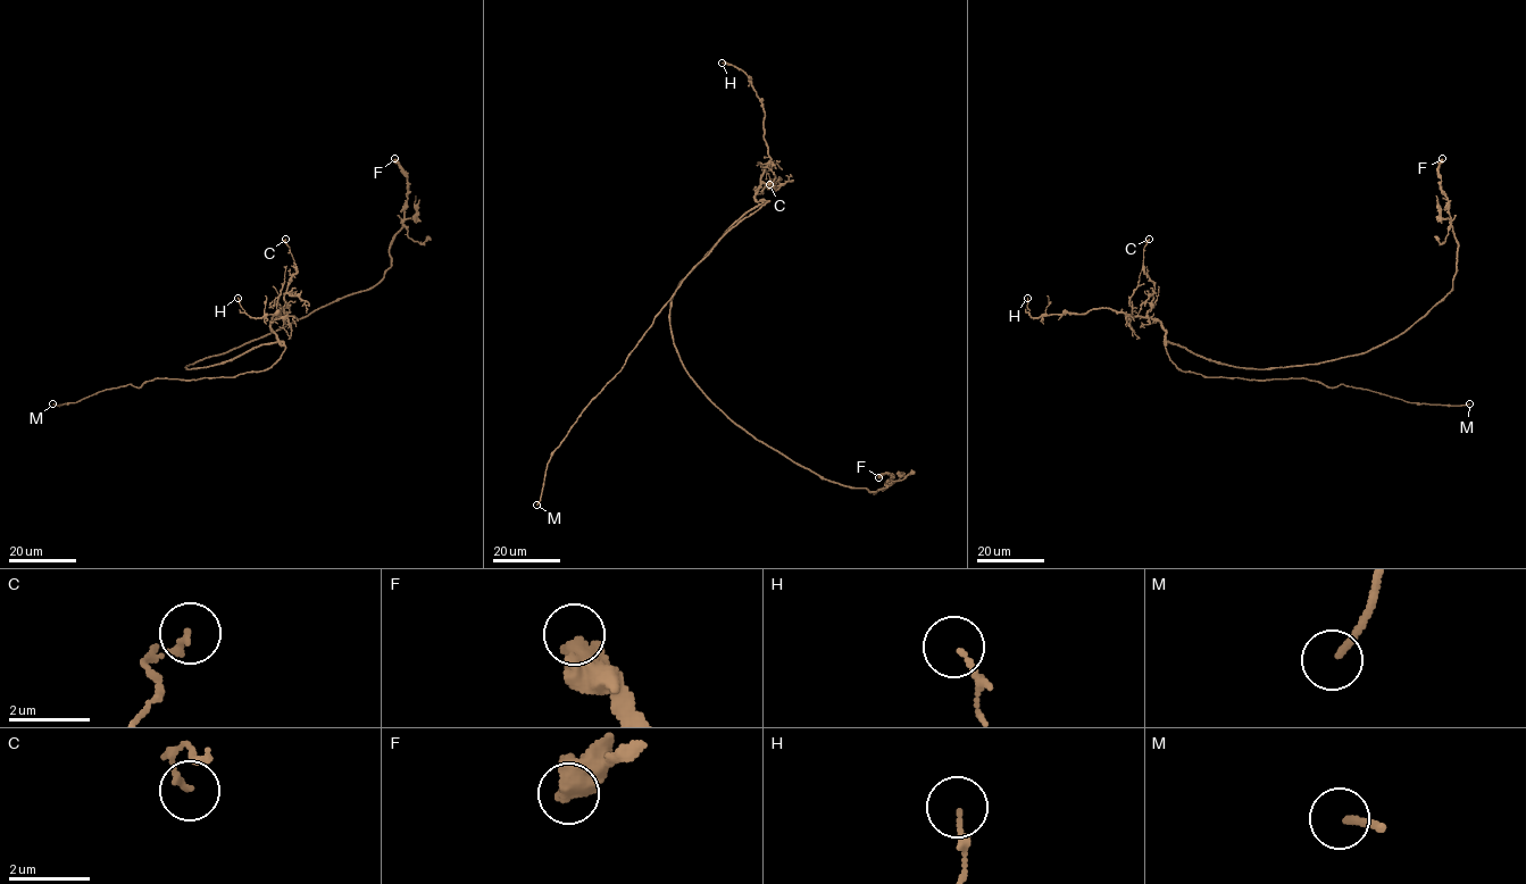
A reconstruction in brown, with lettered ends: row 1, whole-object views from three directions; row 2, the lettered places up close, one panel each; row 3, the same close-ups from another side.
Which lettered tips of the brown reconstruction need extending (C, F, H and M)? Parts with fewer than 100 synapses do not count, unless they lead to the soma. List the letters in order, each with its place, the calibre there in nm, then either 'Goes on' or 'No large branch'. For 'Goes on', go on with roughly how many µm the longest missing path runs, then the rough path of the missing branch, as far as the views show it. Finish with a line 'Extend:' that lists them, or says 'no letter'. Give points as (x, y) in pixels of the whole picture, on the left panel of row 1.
C: Place: (285, 239). Thickness 130 nm. No large branch
F: Place: (394, 158). Thickness 550 nm. No large branch
H: Place: (238, 298). Thickness 110 nm. No large branch
M: Place: (52, 403). Thickness 160 nm. Goes on. Missing length about 3 µm
Extend: M

